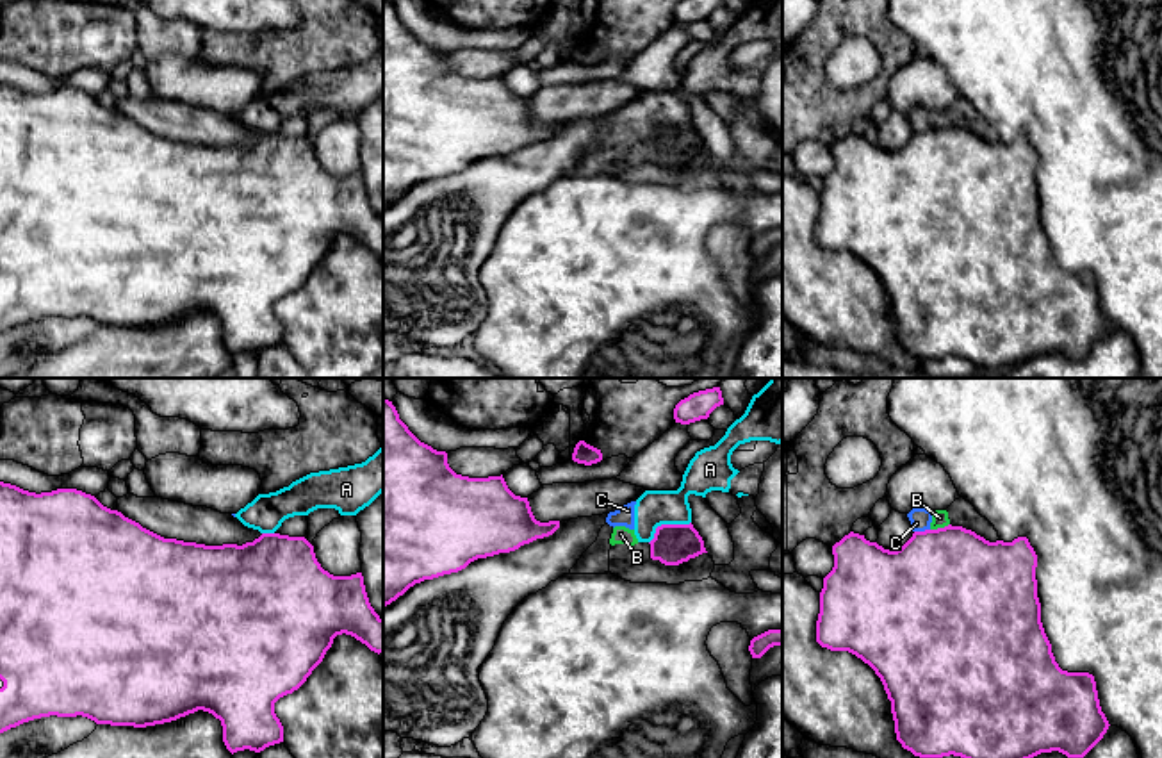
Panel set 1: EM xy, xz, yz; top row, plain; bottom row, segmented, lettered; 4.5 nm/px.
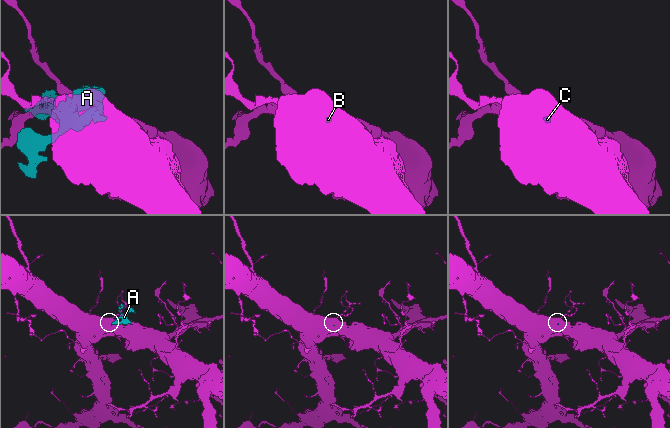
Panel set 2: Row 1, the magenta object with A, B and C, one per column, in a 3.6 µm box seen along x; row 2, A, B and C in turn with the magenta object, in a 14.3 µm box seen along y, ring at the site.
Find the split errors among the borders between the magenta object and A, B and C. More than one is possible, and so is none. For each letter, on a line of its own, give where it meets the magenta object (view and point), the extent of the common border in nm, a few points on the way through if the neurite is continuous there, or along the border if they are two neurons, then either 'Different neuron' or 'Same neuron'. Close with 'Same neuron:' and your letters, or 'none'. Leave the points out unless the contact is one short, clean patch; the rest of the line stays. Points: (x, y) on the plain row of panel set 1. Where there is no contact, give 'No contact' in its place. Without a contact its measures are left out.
A: Touches magenta at xz (665, 125). Shared border 220 nm. Different neuron
B: Touches magenta at yz (940, 129). Shared border 90 nm. Boundary: yz (949, 123), (931, 131). Different neuron
C: Touches magenta at yz (922, 132). Shared border 70 nm. Different neuron
Same neuron: none

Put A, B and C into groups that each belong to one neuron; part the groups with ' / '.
A B C

